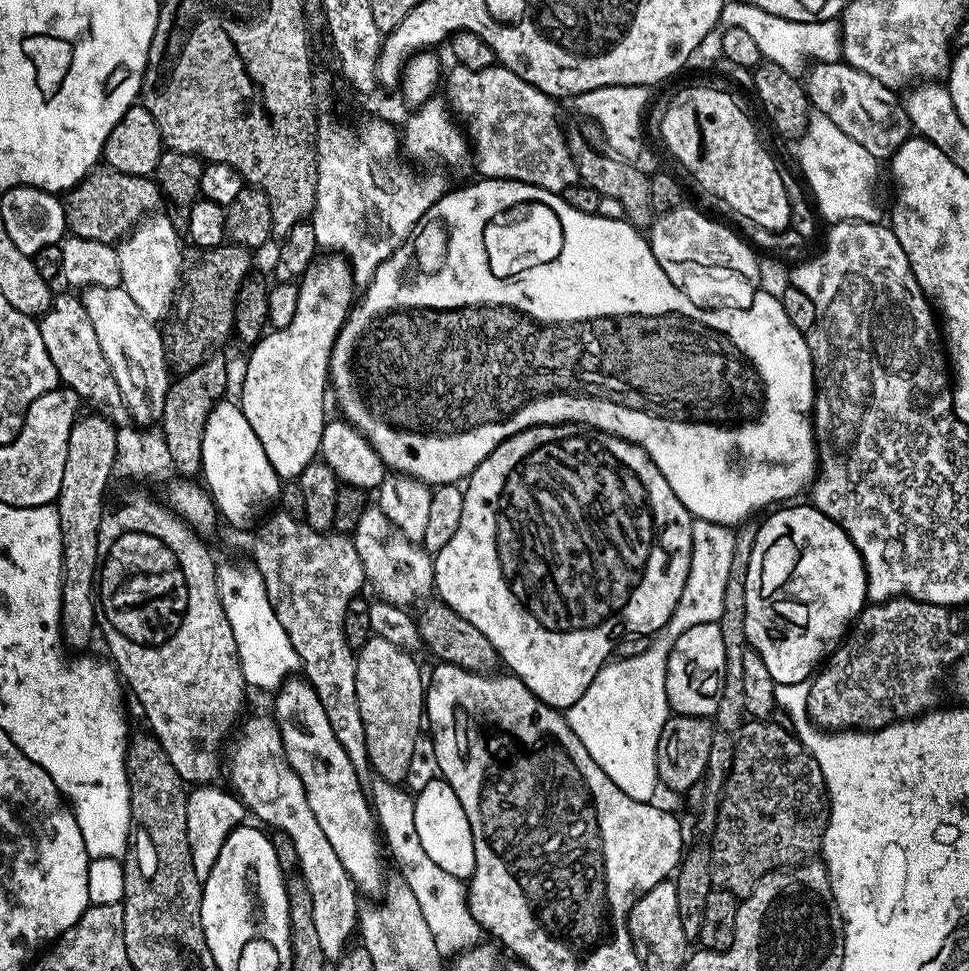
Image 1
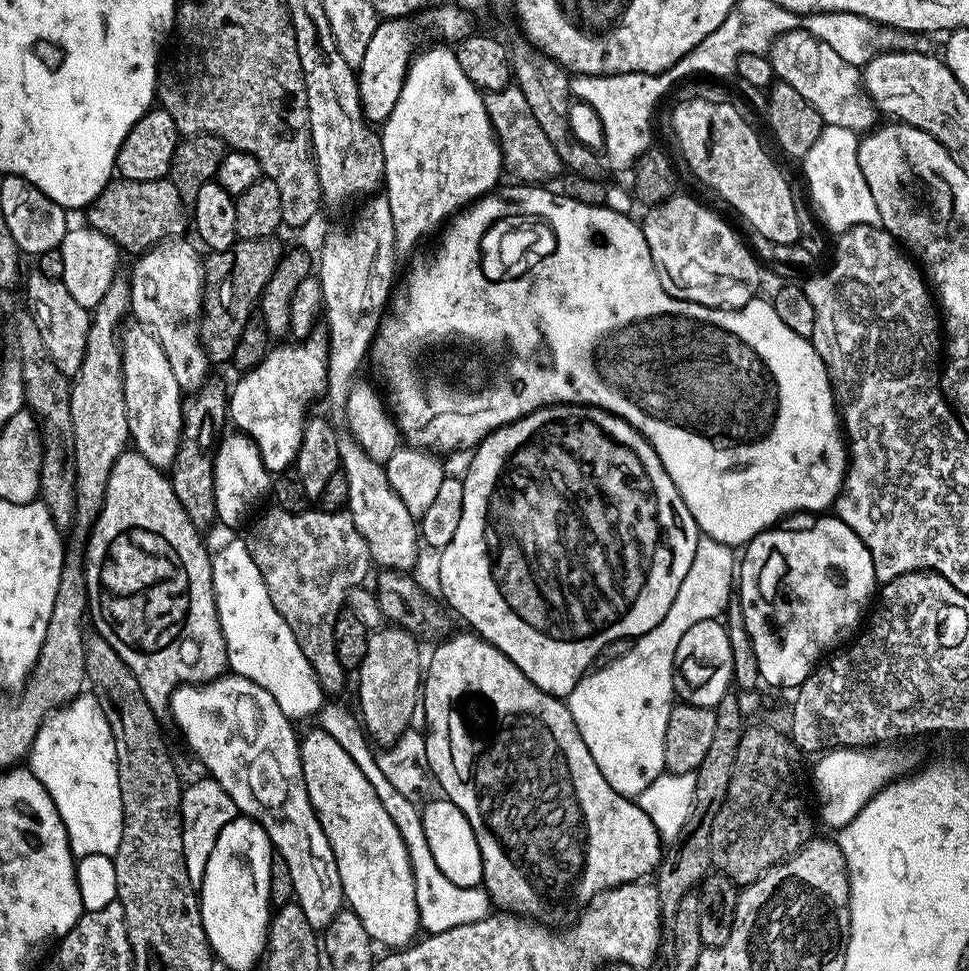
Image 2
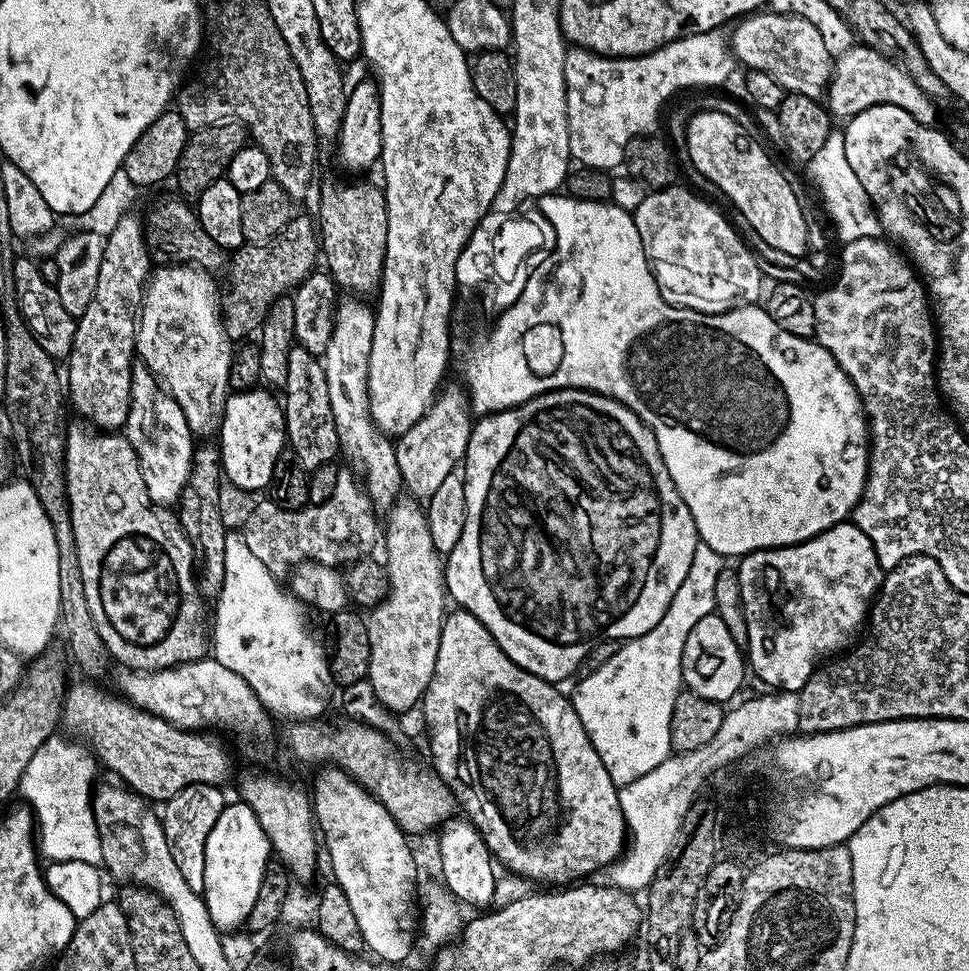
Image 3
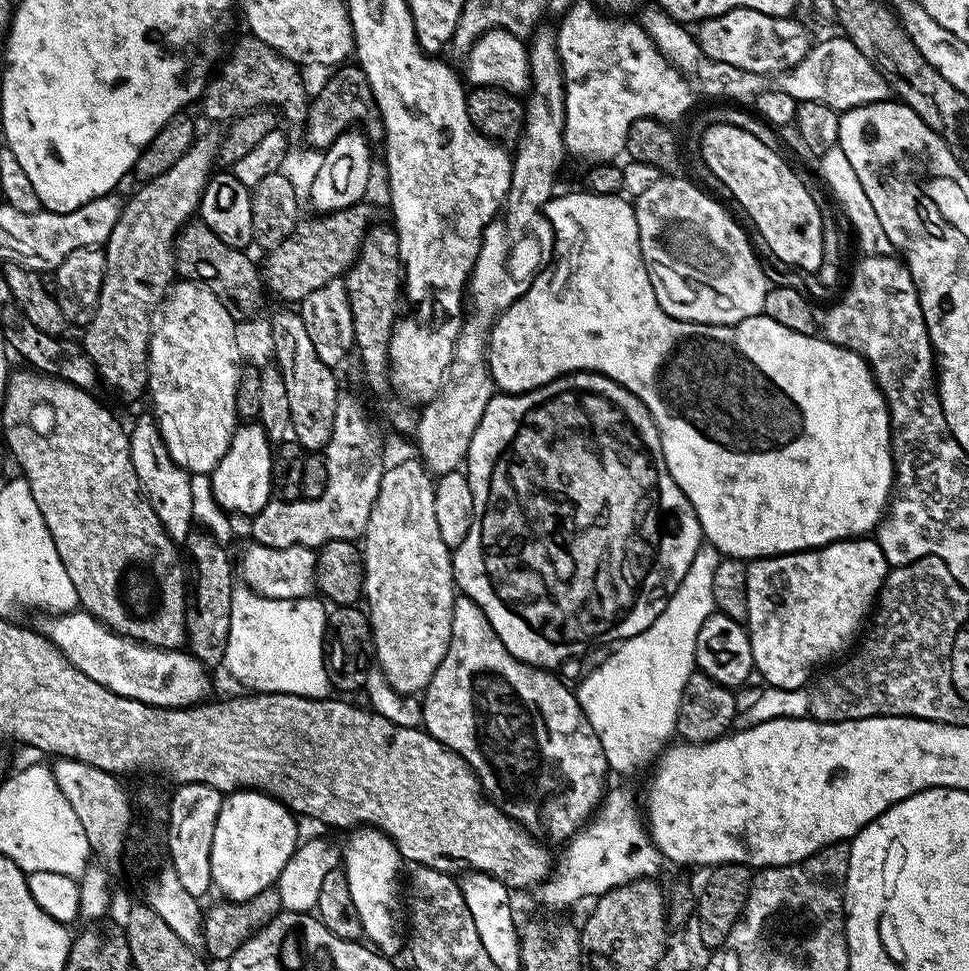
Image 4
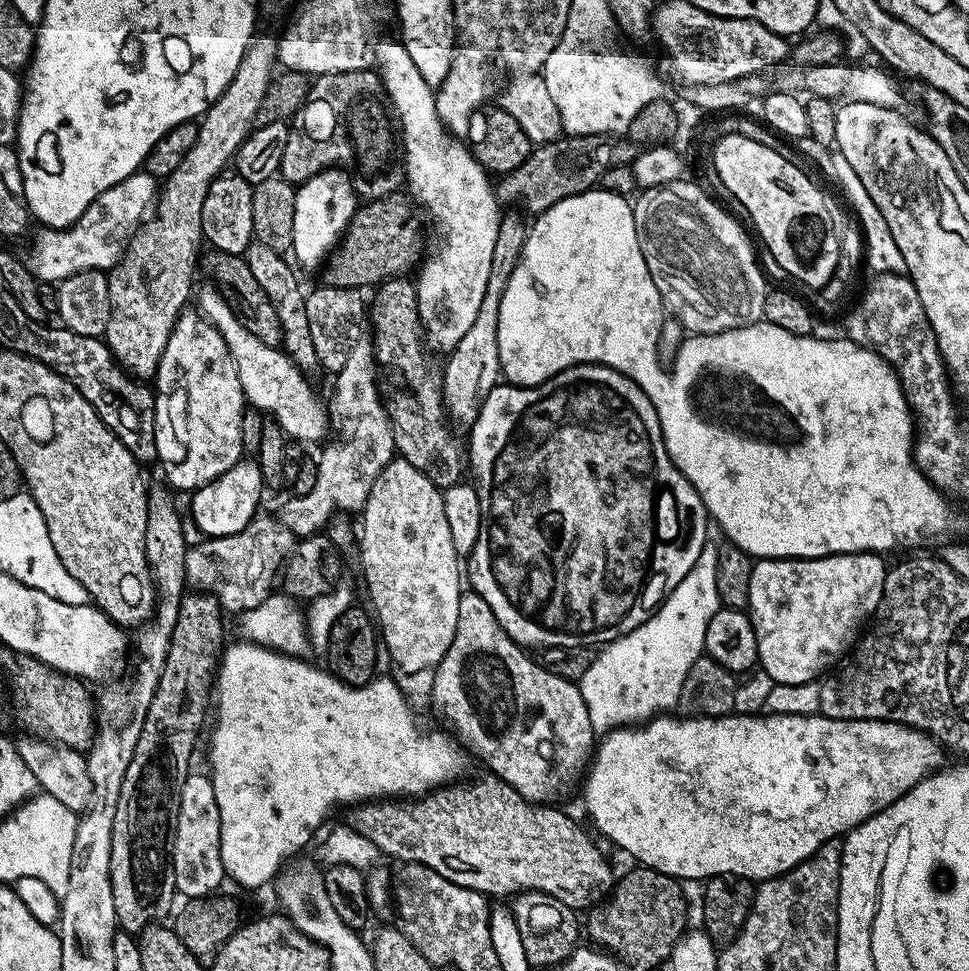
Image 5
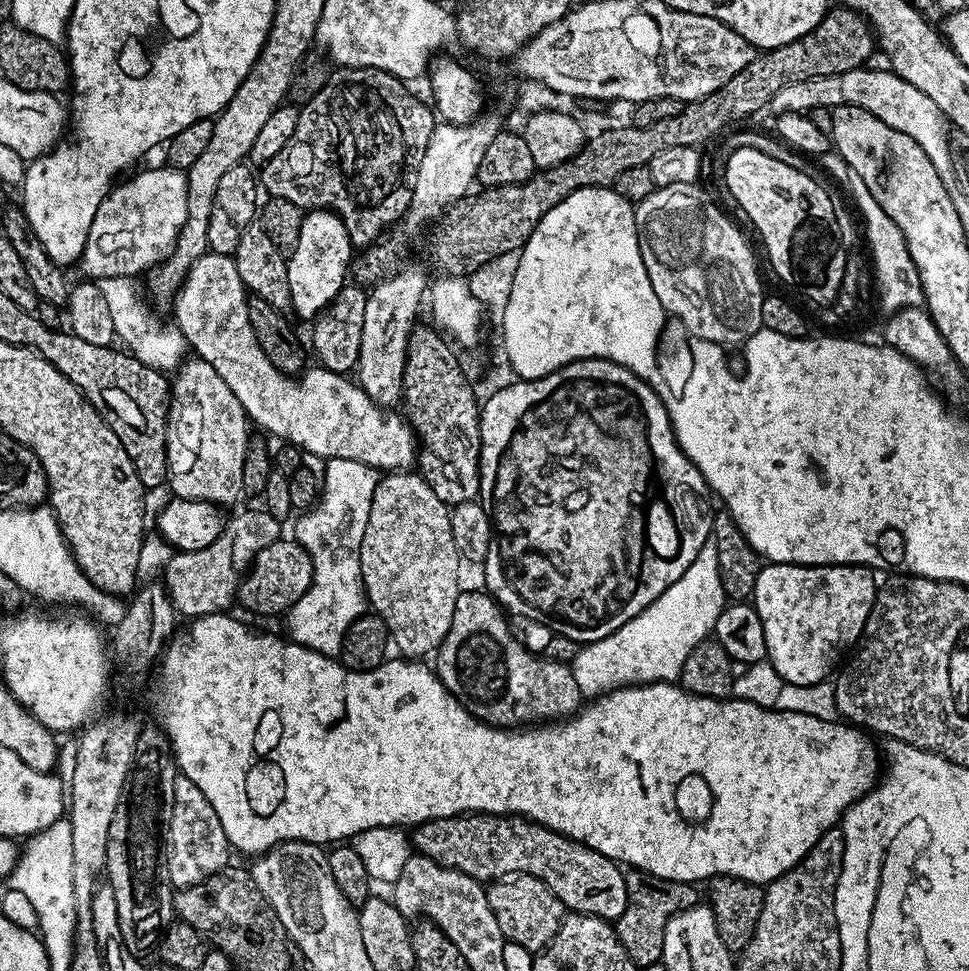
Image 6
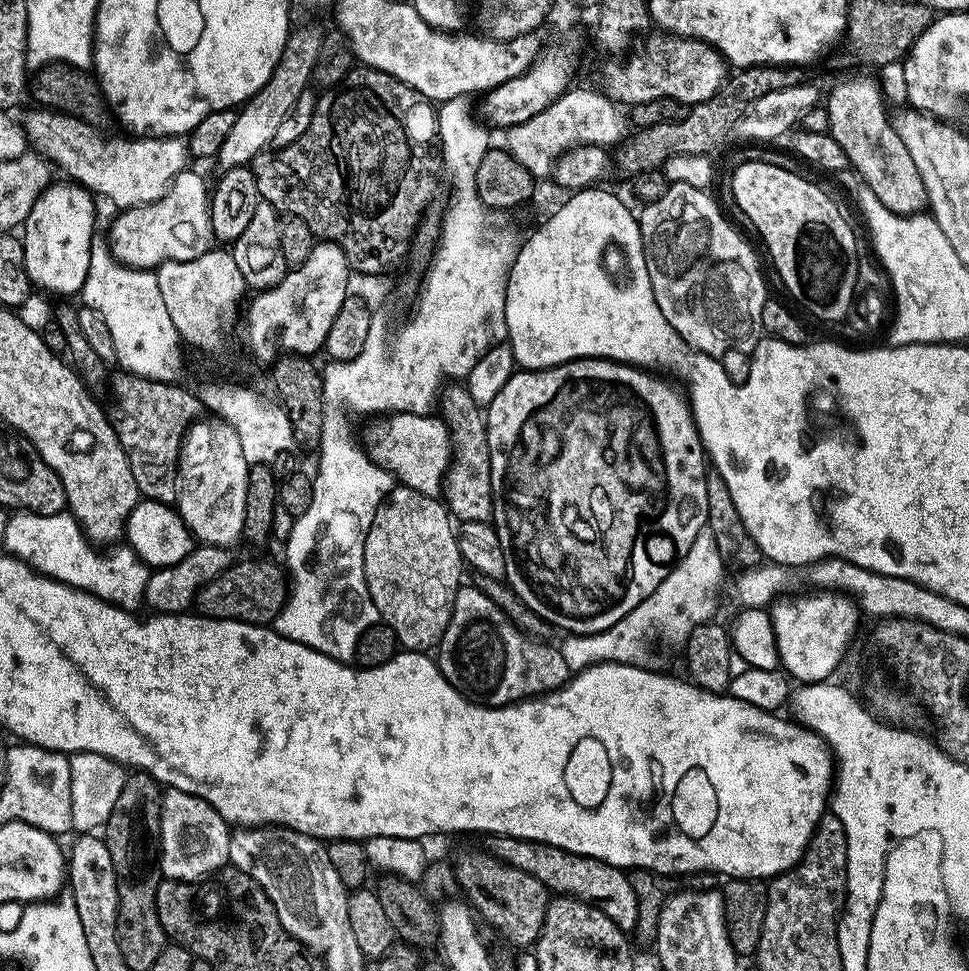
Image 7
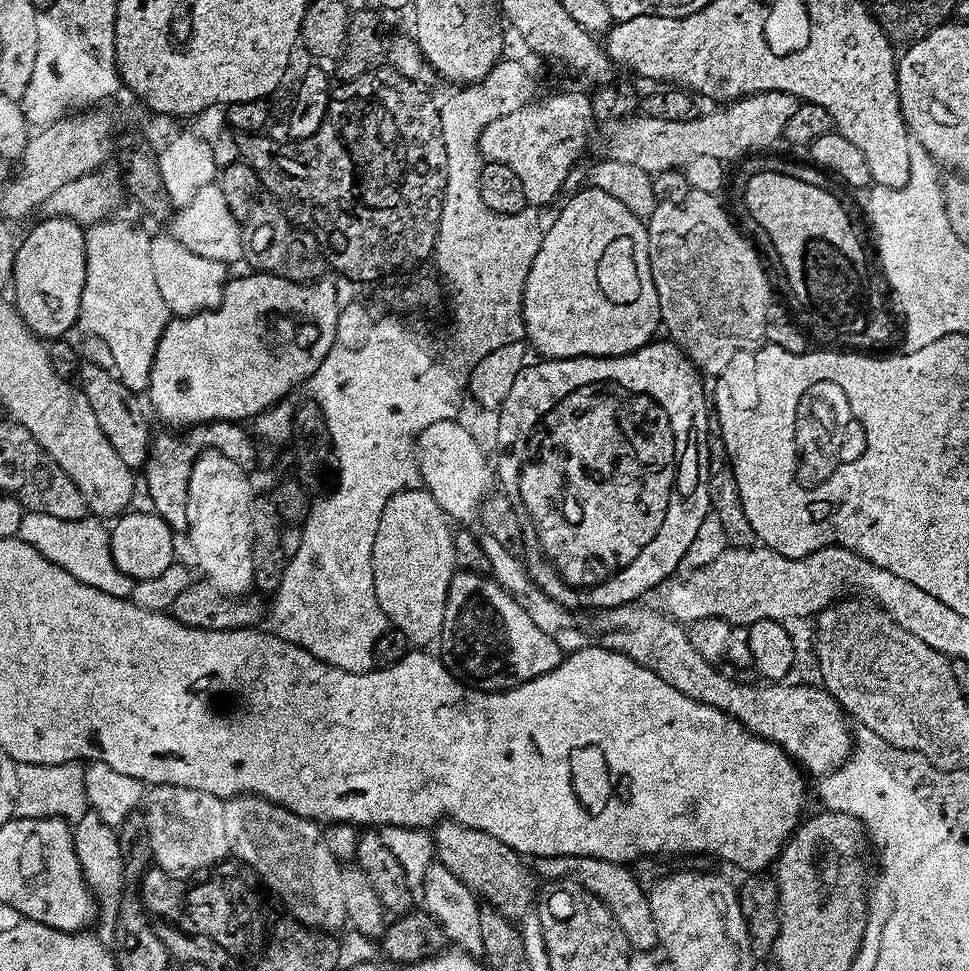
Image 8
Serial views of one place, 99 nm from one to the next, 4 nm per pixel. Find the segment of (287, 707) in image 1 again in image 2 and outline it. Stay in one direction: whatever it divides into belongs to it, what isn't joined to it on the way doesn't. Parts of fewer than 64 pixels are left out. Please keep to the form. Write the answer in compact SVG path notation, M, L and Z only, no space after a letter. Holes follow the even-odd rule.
M319 730L308 732L305 736L303 733L300 740L300 761L312 809L330 842L330 850L334 850L347 907L358 914L358 918L362 918L366 934L370 934L377 945L385 944L385 949L388 950L408 947L421 931L420 915L414 898L414 874L406 854L406 844L402 842L402 834L398 834L398 826L394 826L394 818L386 814L382 802L378 802L378 794L374 794L370 782L366 782L366 774L354 766L354 758L350 758L350 754L346 754L346 750L342 750L342 746L330 738L330 734Z

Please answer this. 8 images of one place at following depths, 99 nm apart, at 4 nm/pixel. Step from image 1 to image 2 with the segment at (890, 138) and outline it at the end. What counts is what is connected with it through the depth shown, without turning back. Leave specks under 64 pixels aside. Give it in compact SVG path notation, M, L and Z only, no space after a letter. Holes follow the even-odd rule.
M795 28L772 41L770 59L775 79L794 86L794 90L798 90L798 94L802 94L802 98L806 98L806 102L818 110L825 124L842 126L857 134L877 127L878 113L872 99L864 92L861 69L830 50L826 42Z

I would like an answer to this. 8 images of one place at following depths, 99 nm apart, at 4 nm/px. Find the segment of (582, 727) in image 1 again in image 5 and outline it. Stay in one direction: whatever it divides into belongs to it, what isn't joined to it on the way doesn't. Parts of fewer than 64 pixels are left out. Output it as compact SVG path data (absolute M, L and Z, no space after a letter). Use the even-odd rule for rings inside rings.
M705 539L702 554L698 554L698 562L674 586L672 593L664 597L664 603L656 609L653 616L642 626L630 630L630 634L619 636L617 640L603 645L590 662L590 670L578 682L580 693L586 702L586 710L590 710L592 729L597 734L607 734L617 728L640 726L645 722L675 709L680 702L682 682L686 682L686 674L690 666L699 656L705 655L706 626L710 626L710 618L721 608L718 598L718 585L714 583L714 570L718 570L718 554L720 544Z

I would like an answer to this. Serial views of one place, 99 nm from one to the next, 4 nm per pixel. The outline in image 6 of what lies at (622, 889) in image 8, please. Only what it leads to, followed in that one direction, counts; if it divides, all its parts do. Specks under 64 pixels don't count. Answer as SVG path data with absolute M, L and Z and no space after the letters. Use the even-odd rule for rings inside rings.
M465 814L451 816L441 820L428 820L419 825L411 833L411 843L421 856L429 856L443 867L450 867L470 878L481 882L500 880L504 876L512 876L516 872L528 872L534 878L546 882L550 890L565 906L565 909L582 916L597 916L603 920L614 922L626 910L628 891L626 890L626 872L617 861L598 854L598 850L588 848L571 840L569 836L550 830L541 824L533 824L522 816L485 816L483 814Z

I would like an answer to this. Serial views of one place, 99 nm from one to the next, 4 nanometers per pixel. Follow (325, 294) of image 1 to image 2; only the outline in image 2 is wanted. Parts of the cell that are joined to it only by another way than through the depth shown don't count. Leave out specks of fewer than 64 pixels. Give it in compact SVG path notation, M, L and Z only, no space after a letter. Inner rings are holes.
M313 331L295 346L288 344L273 347L258 366L243 373L240 381L231 385L228 398L231 427L233 424L237 433L249 436L256 444L269 474L282 473L295 465L304 422L310 415L308 403L325 391L328 382L328 338L323 331Z

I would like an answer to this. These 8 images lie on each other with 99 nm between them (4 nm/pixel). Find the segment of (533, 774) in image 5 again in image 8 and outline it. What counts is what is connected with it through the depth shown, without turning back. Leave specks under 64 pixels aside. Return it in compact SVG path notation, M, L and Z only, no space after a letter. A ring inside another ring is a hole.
M463 570L457 571L455 575L453 575L452 581L450 582L450 590L446 594L446 614L444 615L442 630L438 637L438 645L440 644L438 659L446 665L449 672L451 672L457 680L463 680L465 684L482 690L483 692L505 692L507 688L516 688L519 684L524 684L528 680L538 678L542 674L546 674L560 665L562 653L555 635L553 635L551 631L543 632L543 630L536 625L535 618L532 617L520 603L521 601L513 596L511 592L506 591L502 585L497 584L496 581L492 579L491 575L481 574L479 572L465 572Z

